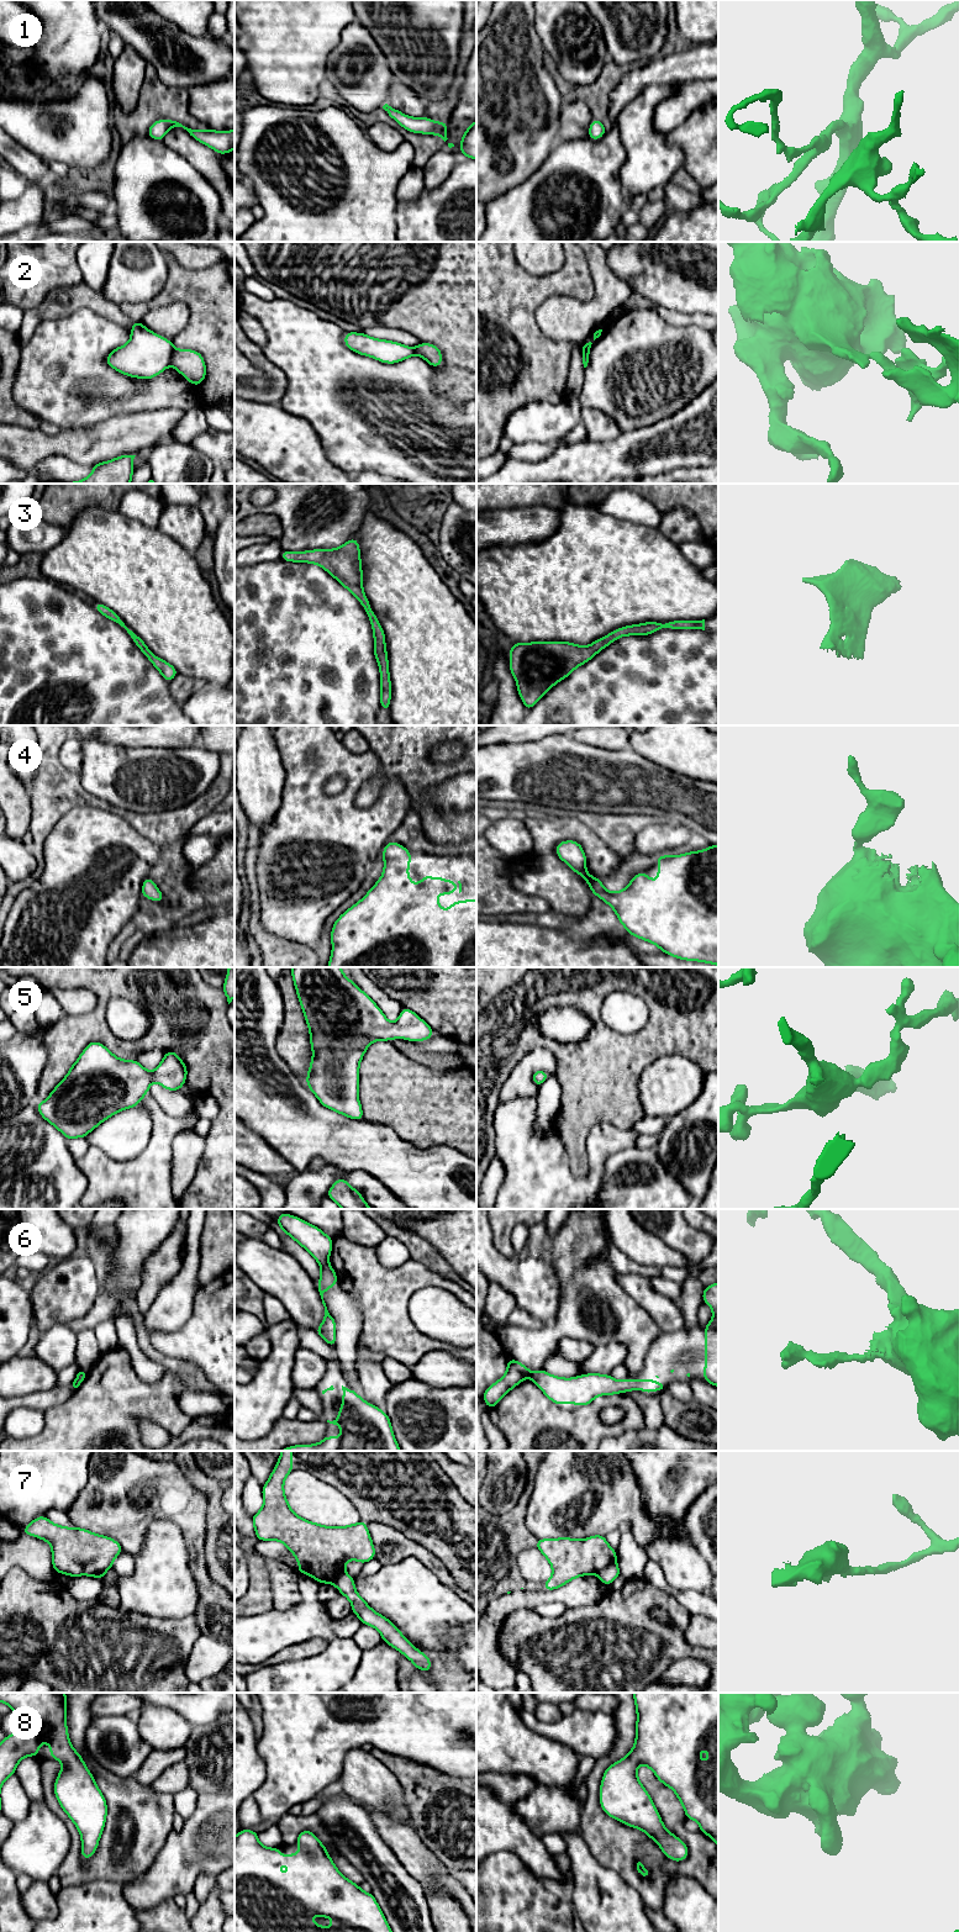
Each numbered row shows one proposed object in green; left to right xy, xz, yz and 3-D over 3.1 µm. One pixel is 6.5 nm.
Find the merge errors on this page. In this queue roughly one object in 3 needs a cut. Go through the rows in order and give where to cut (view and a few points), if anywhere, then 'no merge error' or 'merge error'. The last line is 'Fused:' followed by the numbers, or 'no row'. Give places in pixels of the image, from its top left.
1: cut none; no merge error
2: cut xy (174, 349), (170, 362); merge error
3: cut none; no merge error
4: cut none; no merge error
5: cut none; no merge error
6: cut xz (327, 1261), (320, 1265); merge error
7: cut yz (615, 1560), (596, 1573); merge error
8: cut none; no merge error
Fused: 2, 6, 7

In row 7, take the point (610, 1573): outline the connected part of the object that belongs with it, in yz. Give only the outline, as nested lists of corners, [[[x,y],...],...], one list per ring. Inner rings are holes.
[[[616,1561],[597,1573],[600,1582],[605,1585],[611,1585],[618,1575],[621,1575],[621,1571]]]

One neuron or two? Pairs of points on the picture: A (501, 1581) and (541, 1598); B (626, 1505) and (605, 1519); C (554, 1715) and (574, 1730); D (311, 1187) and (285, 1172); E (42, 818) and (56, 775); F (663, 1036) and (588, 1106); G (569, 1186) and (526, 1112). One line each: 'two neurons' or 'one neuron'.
A: two neurons
B: one neuron
C: two neurons
D: two neurons
E: one neuron
F: one neuron
G: one neuron

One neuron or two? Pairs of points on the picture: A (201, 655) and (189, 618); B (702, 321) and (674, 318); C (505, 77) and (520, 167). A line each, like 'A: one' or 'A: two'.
A: one
B: one
C: one

